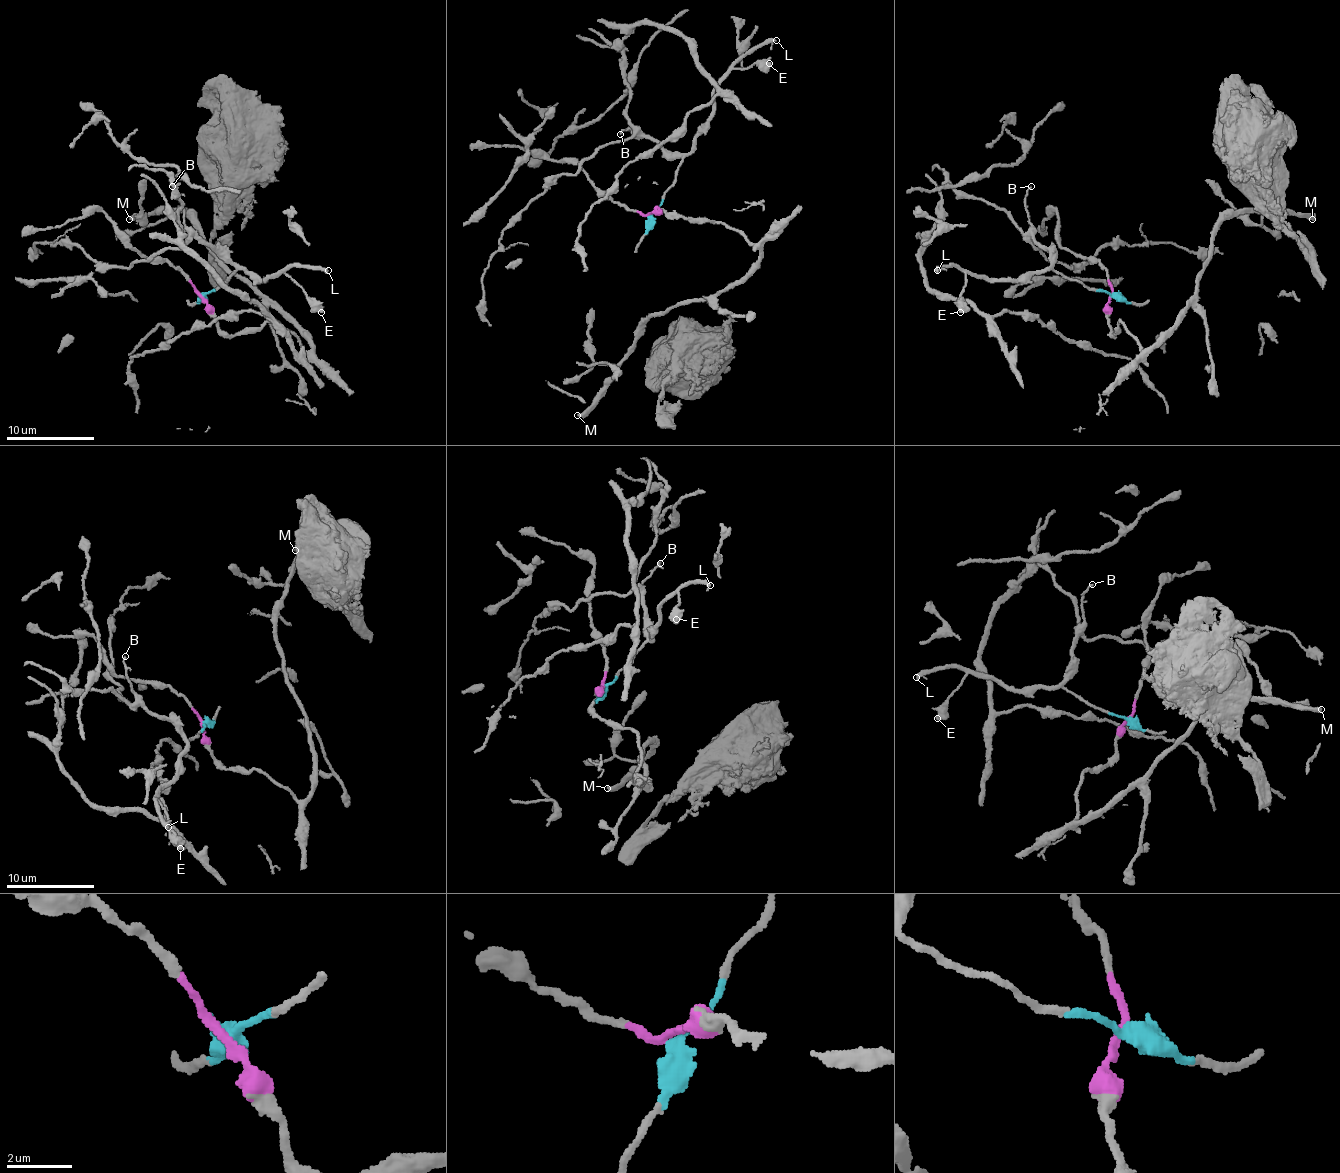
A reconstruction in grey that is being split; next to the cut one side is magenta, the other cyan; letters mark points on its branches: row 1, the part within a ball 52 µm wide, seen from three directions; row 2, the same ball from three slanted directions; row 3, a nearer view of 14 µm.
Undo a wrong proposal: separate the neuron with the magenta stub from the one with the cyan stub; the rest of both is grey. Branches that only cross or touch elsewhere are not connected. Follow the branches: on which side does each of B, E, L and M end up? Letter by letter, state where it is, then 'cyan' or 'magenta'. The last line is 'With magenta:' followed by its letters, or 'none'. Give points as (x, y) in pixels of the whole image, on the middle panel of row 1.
B: at (620, 134); cyan
E: at (769, 63); cyan
L: at (776, 40); cyan
M: at (577, 415); magenta
With magenta: M

